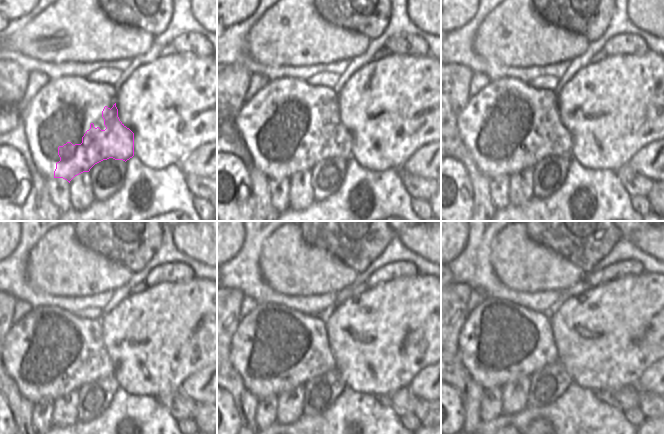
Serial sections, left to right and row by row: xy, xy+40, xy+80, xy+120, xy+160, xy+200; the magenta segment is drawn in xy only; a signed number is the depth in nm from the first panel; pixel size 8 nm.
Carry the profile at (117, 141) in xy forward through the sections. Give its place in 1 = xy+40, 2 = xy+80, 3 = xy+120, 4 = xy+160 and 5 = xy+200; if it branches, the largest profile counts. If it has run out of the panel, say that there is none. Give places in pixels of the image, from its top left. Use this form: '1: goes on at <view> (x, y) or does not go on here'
1: goes on at xy+40 (336, 142)
2: goes on at xy+80 (544, 142)
3: goes on at xy+120 (96, 364)
4: goes on at xy+160 (321, 361)
5: goes on at xy+200 (543, 358)

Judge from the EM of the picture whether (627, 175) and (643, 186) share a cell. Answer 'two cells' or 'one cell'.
one cell

